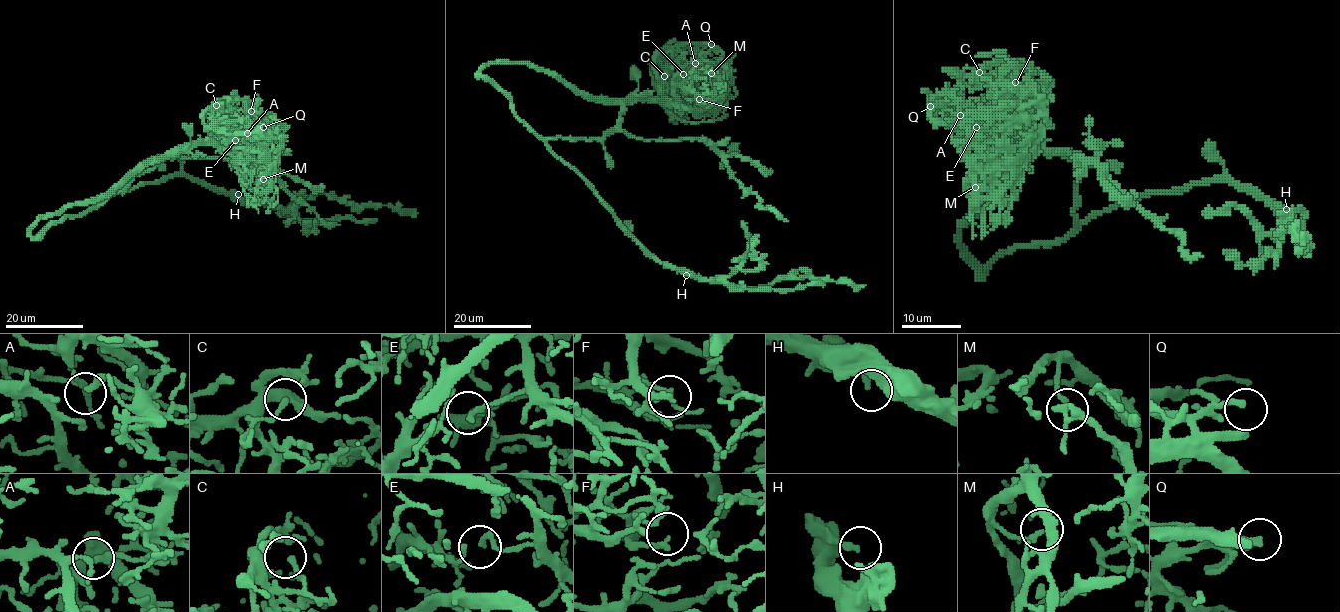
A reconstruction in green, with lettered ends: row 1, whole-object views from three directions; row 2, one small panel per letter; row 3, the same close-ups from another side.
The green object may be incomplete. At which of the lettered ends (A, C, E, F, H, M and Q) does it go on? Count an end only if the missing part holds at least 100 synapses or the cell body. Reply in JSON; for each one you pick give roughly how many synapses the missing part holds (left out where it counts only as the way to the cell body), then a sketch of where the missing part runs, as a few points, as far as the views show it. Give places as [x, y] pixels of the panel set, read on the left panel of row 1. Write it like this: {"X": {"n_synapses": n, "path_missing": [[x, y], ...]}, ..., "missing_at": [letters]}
{"Q": {"n_synapses": 120, "path_missing": [[263, 127], [281, 128]]}, "missing_at": ["Q"]}

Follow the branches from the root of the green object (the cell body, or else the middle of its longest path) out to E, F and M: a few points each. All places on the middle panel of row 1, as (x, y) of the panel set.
E: (566, 164), (547, 140), (602, 139), (628, 102), (663, 97), (671, 66), (689, 63), (683, 74)
F: (566, 164), (547, 140), (602, 139), (618, 125), (628, 102), (659, 102), (672, 119), (683, 98), (699, 99)
M: (566, 164), (546, 141), (602, 139), (628, 102), (712, 109), (725, 77), (711, 73)

